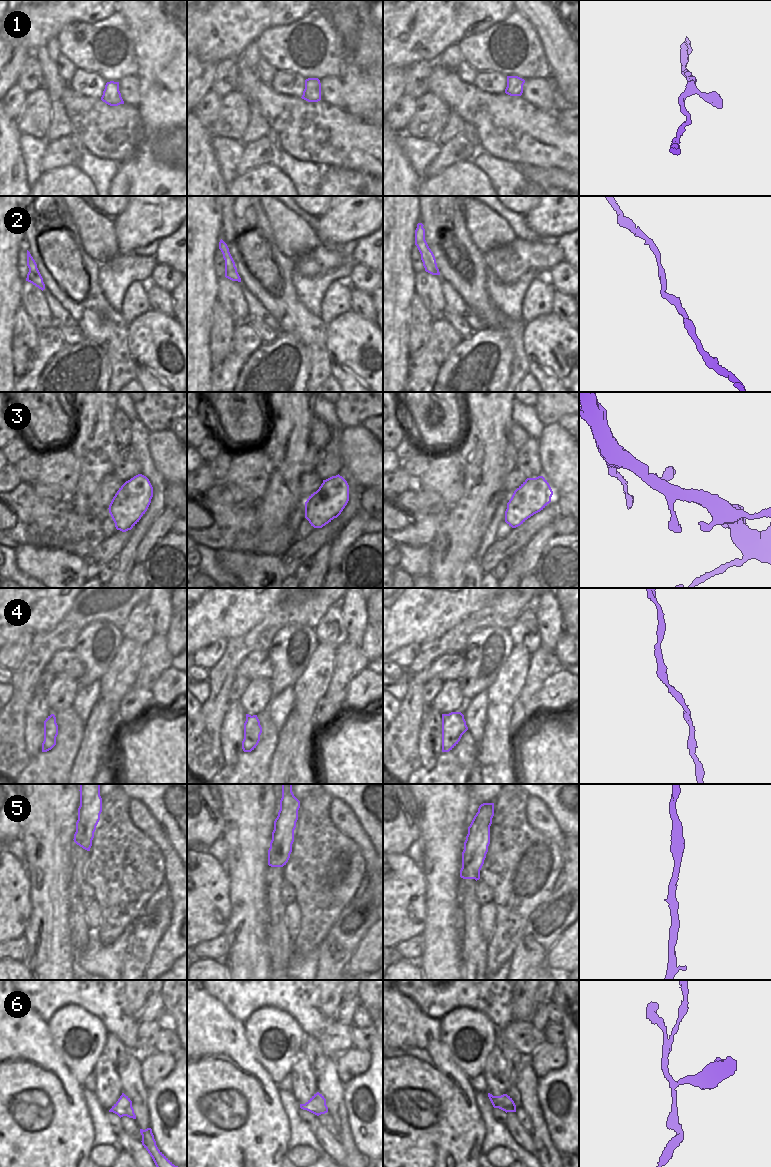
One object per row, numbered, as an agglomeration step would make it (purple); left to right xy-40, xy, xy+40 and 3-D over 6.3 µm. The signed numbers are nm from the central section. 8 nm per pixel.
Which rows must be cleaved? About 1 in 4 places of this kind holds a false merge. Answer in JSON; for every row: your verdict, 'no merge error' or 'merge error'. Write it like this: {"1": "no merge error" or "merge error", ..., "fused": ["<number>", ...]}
{"1": "no merge error", "2": "no merge error", "3": "no merge error", "4": "no merge error", "5": "no merge error", "6": "no merge error", "fused": []}

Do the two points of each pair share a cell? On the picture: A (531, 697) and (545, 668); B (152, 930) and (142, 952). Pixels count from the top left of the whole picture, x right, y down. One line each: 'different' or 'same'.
A: same
B: same

